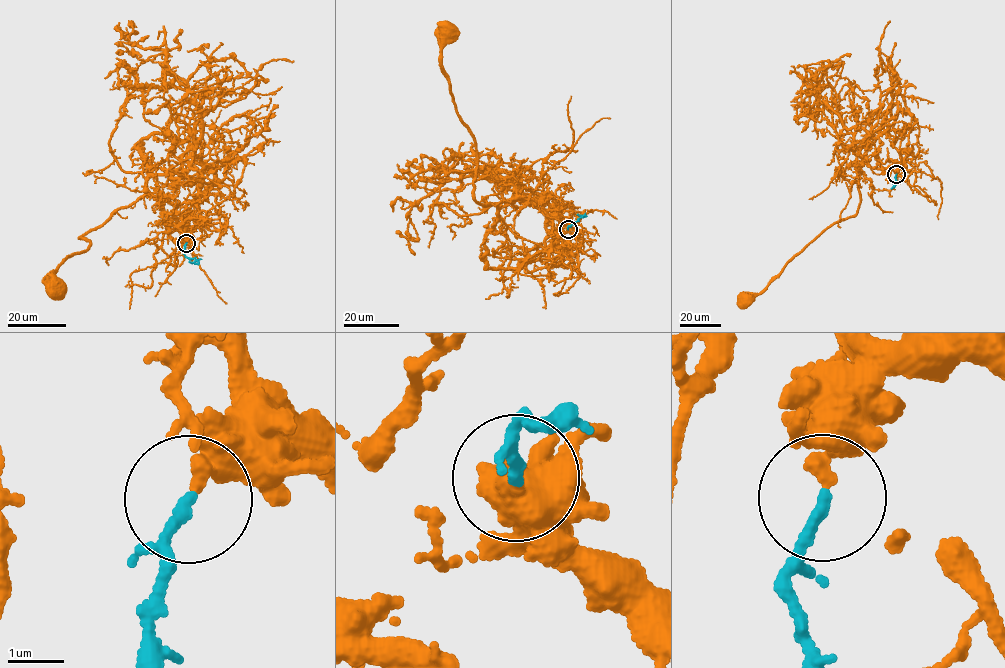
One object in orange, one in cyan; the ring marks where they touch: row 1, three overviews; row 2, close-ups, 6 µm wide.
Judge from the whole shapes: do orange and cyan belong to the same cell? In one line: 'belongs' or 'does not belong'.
belongs

